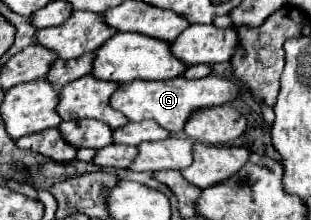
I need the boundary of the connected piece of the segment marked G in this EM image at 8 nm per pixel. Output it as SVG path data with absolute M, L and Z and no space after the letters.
M216 74L200 78L200 80L188 80L188 78L178 76L172 80L154 80L154 82L148 82L148 80L124 82L112 94L110 106L114 110L120 110L130 122L140 122L140 120L150 118L150 120L156 120L168 132L176 134L176 132L182 132L192 110L222 106L222 104L232 102L236 96L238 96L238 84L234 80L228 80Z

